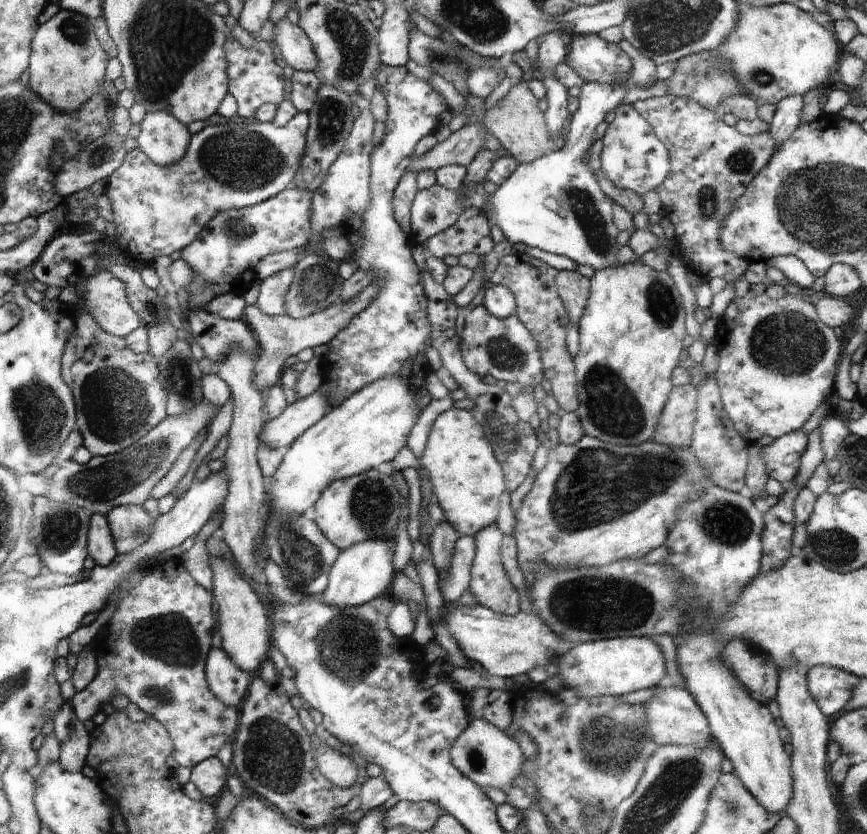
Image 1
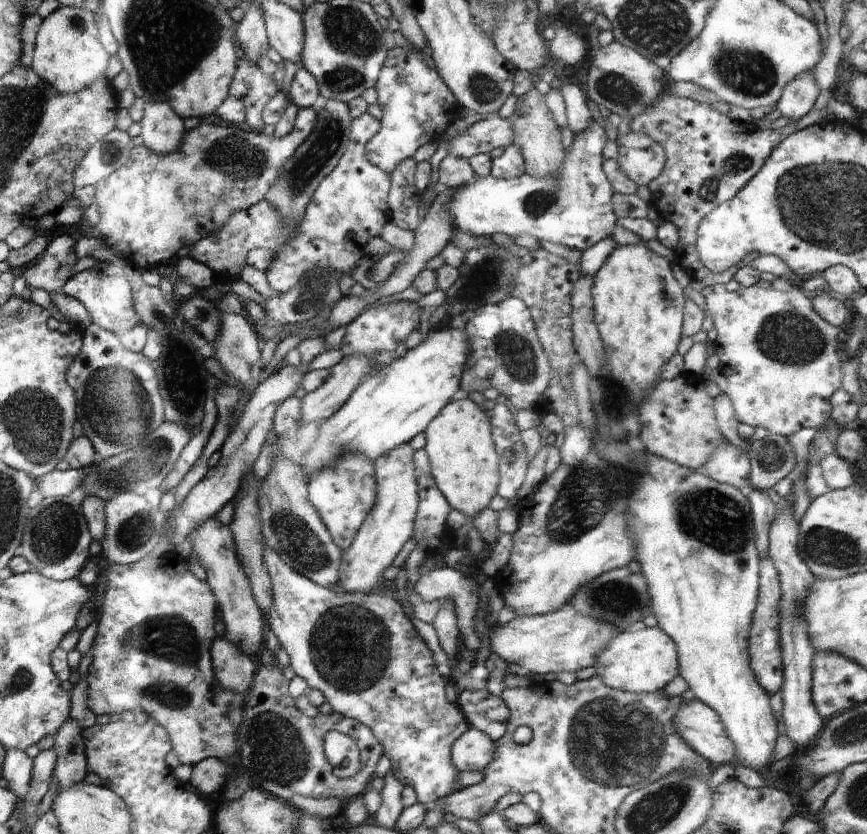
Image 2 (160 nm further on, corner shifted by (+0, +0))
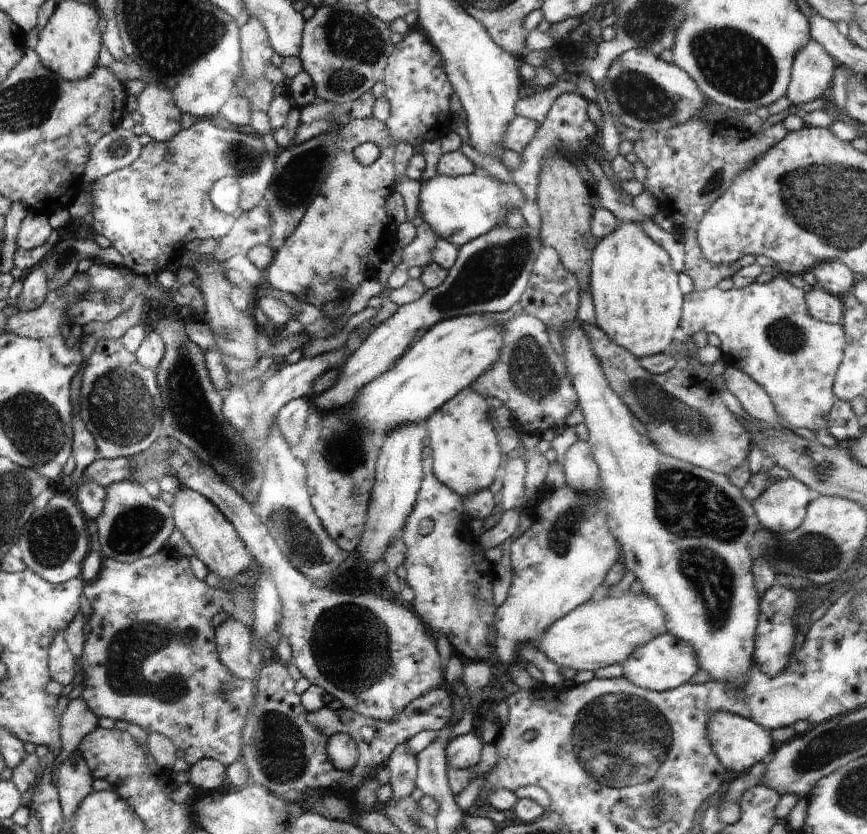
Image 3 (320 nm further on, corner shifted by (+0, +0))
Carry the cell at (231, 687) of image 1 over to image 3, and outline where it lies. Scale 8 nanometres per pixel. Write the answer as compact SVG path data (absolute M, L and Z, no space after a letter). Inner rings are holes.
M226 619L218 625L217 645L221 663L238 682L254 682L258 668L250 663L252 631L236 619Z

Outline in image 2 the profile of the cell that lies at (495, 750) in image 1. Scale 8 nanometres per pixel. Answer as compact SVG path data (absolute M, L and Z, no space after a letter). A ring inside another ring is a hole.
M469 727L451 746L451 761L459 773L484 770L494 751L495 742L485 732Z

